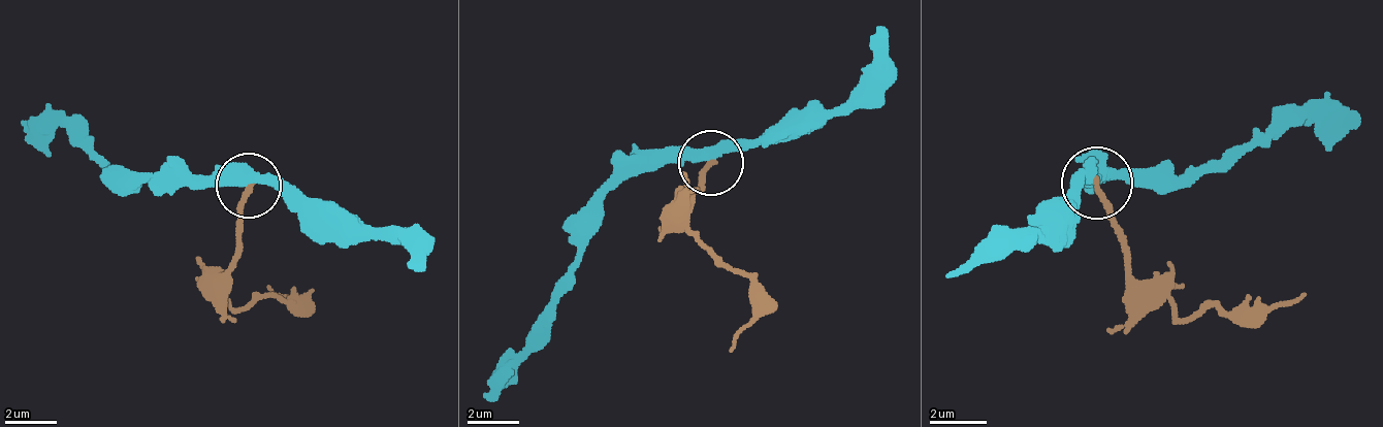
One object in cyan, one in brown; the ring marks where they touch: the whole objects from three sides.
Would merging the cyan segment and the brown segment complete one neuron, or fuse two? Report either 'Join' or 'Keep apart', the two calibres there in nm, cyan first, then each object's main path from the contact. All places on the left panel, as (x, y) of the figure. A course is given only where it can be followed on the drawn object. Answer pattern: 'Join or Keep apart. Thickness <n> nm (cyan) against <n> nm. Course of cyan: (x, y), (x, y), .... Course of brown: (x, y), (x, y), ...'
Keep apart. Thickness 460 nm (cyan) against 200 nm. Course of cyan: (247, 184), (182, 184), (136, 177), (110, 164), (78, 132), (20, 119). Course of brown: (247, 184), (228, 268), (234, 307), (292, 301), (266, 288)

